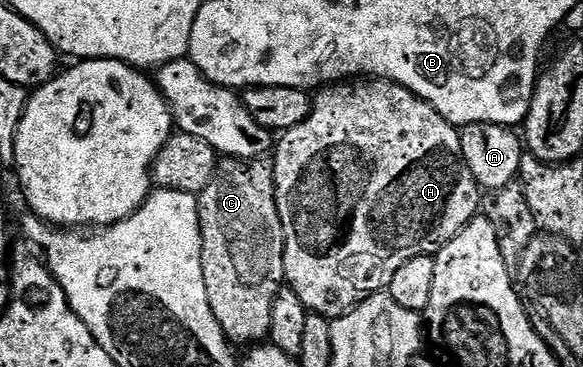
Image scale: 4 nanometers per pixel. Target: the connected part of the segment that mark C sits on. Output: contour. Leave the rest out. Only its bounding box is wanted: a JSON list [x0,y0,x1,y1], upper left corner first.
[197,160,285,347]

